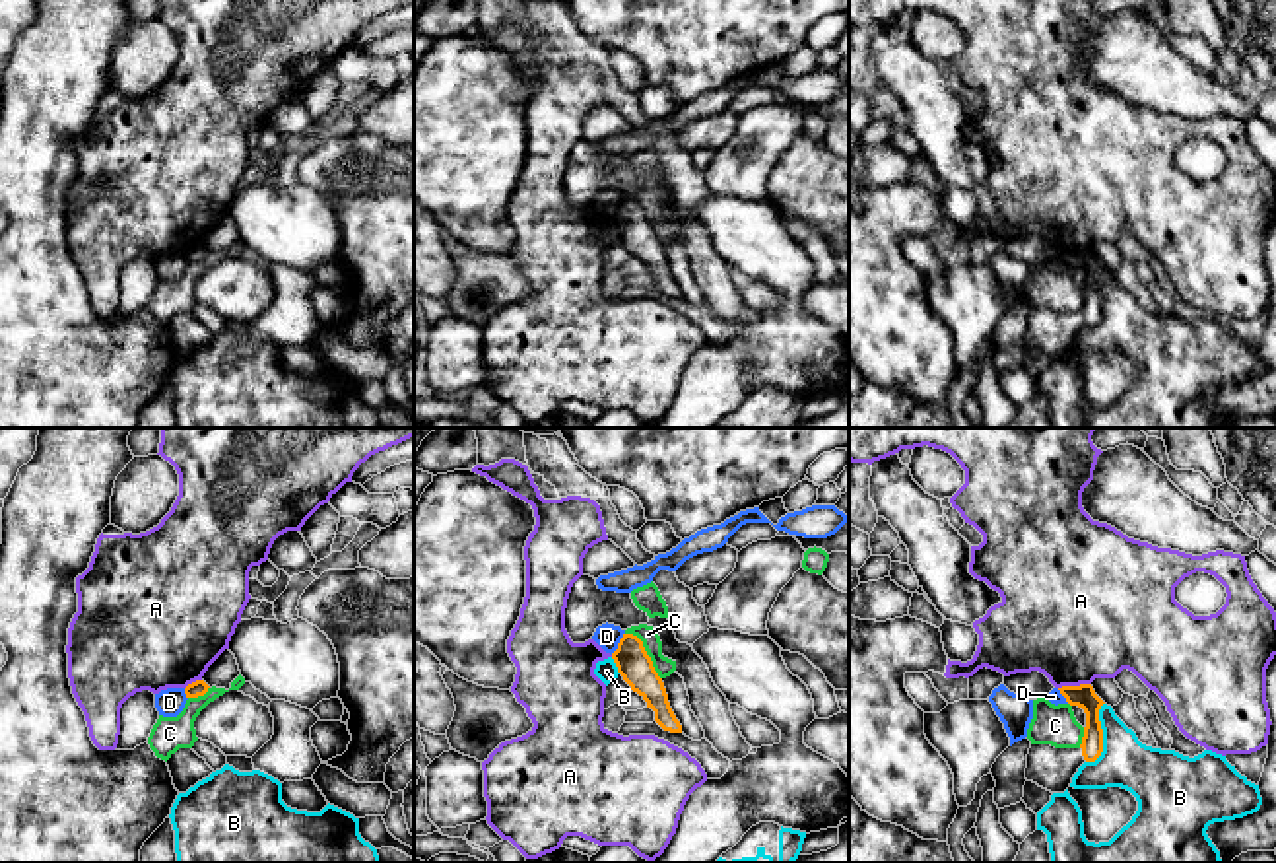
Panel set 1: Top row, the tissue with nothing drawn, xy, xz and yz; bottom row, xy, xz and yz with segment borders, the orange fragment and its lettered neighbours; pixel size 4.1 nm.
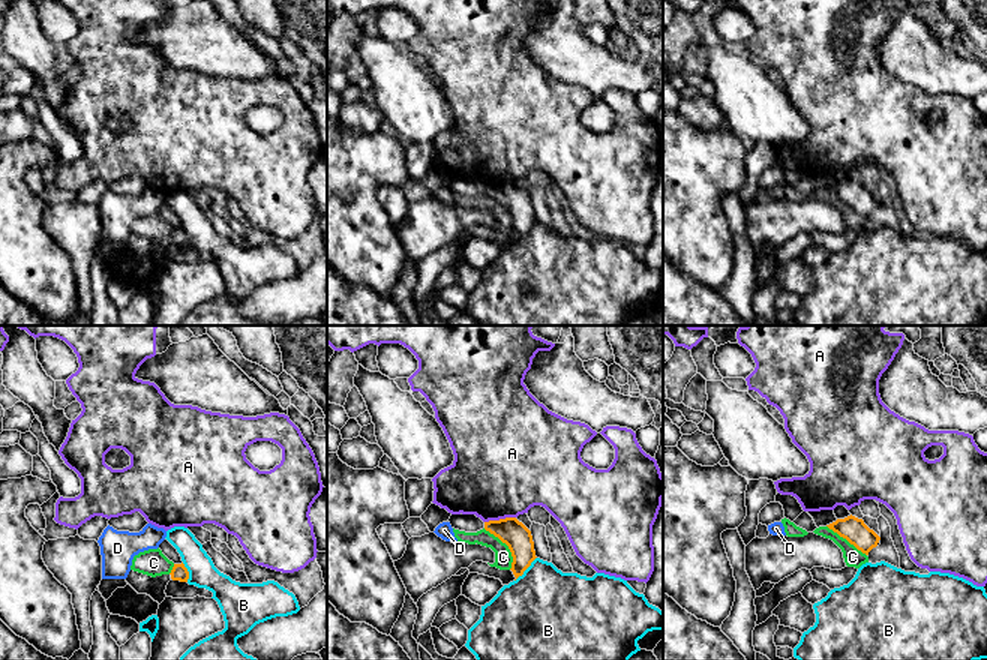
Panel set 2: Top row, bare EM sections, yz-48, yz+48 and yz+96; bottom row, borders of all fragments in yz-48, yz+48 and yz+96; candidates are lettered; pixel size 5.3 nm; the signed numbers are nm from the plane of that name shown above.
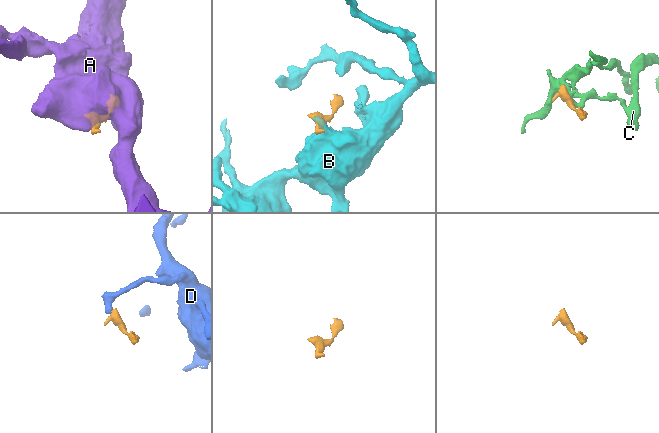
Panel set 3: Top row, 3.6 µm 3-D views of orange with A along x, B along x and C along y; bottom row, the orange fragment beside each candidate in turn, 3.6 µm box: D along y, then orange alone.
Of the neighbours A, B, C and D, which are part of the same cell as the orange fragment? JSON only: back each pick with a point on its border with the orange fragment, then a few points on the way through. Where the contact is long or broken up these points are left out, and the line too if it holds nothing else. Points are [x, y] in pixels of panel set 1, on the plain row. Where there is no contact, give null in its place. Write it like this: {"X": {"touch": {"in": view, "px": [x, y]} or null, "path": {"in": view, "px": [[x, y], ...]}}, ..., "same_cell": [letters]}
{"same_cell": []}

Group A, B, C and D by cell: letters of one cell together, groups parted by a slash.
A / B / C / D

